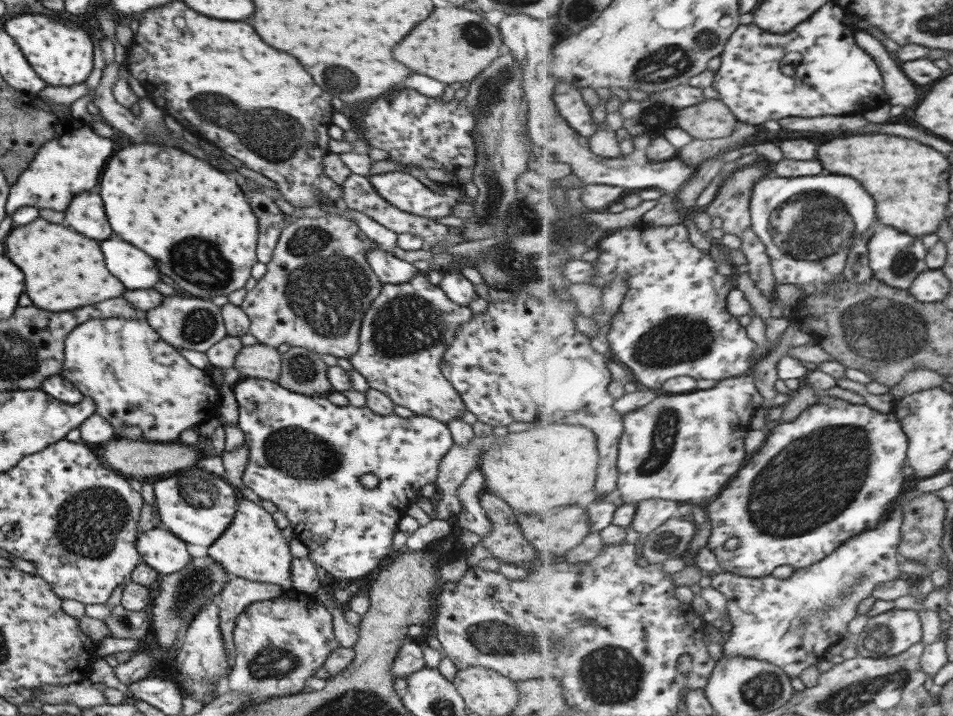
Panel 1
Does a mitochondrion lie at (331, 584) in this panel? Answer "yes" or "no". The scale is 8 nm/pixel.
no

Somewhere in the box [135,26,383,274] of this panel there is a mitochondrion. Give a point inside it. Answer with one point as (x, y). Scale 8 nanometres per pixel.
(270, 134)

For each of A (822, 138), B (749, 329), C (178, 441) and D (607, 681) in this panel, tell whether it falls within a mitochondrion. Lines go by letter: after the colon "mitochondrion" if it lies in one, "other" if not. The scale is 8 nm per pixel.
A: other
B: other
C: other
D: mitochondrion

